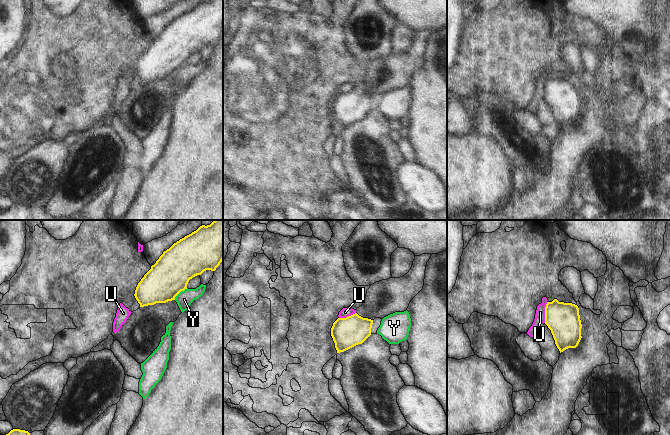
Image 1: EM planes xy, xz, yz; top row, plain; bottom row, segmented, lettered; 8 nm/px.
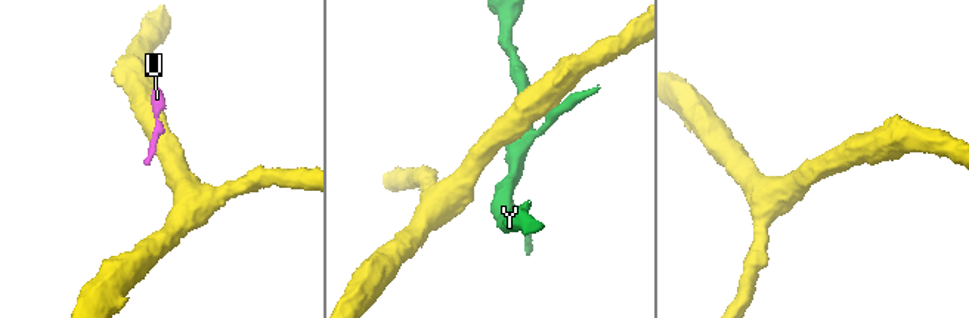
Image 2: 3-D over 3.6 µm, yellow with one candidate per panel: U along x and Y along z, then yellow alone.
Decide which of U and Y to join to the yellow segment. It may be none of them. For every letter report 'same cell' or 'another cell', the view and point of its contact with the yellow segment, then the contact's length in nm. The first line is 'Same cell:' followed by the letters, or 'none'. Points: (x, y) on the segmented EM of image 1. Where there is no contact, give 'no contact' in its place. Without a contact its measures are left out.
Same cell: none
U: another cell; contact yz (545, 312); length 170 nm
Y: another cell; contact xy (180, 291); length 140 nm

